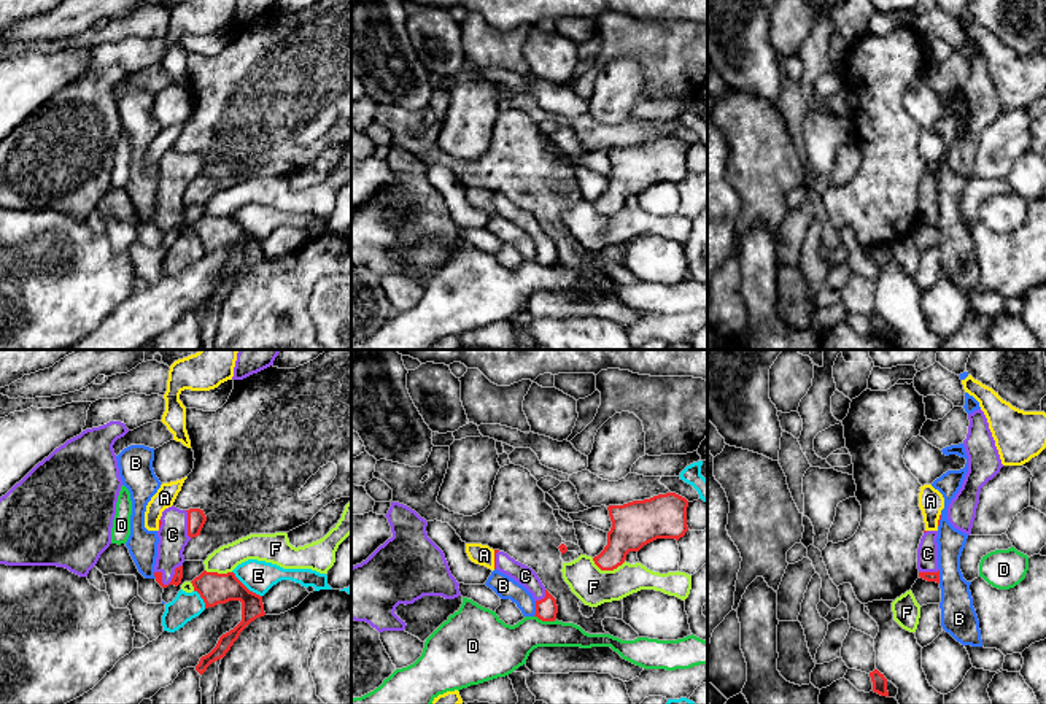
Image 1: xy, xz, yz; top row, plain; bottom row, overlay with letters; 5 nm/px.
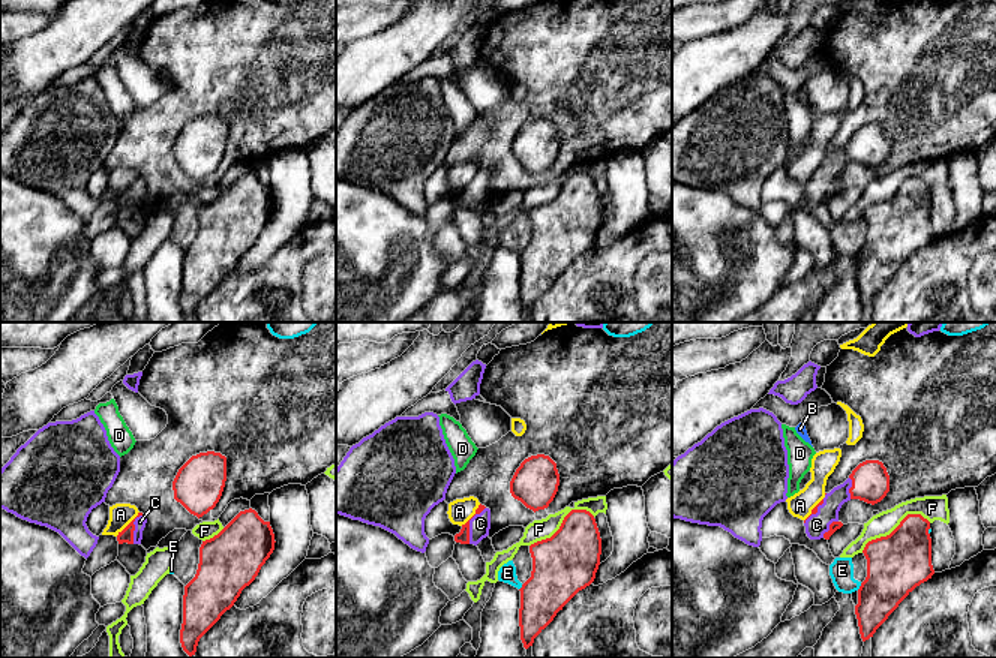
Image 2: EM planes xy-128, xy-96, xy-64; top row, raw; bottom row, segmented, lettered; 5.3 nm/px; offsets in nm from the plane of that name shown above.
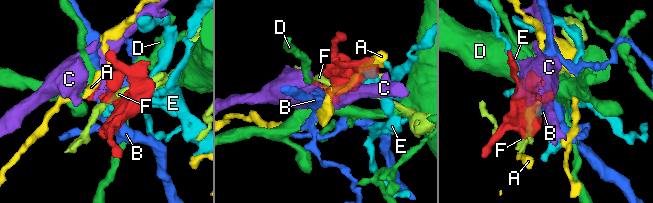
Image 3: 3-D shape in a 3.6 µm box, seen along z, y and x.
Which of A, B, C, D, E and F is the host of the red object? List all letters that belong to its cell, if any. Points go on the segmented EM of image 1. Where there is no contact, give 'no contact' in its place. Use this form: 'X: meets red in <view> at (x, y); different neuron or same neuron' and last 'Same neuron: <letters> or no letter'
A: meets red in xz at (495, 560); different neuron
B: meets red in xz at (536, 609); different neuron
C: meets red in xy at (169, 584); same neuron
D: meets red in xz at (546, 620); different neuron
E: meets red in xy at (245, 587); different neuron
F: meets red in xz at (608, 569); different neuron
Same neuron: C

